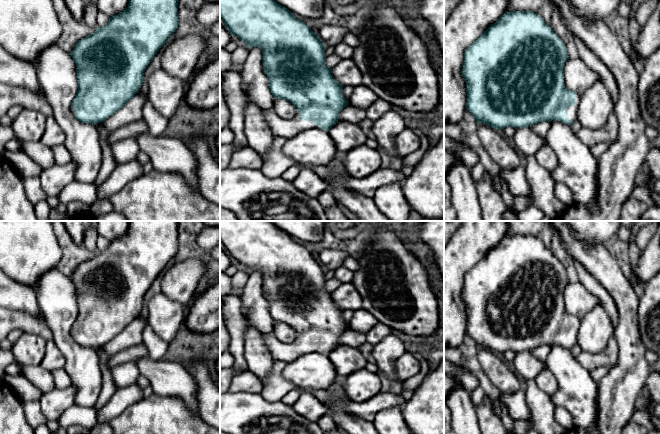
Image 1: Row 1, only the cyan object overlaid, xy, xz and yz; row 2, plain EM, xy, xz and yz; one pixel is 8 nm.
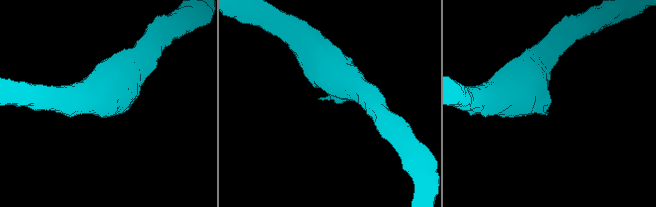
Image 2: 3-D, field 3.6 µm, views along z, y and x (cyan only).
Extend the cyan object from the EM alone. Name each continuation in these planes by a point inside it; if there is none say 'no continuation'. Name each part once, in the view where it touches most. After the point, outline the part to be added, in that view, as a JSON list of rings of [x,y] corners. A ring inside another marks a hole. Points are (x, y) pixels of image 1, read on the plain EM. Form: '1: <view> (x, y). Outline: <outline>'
1: yz (572, 335). Outline: [[[576,317],[576,327],[575,327],[575,329],[572,330],[572,331],[566,332],[566,334],[568,336],[567,341],[569,343],[572,343],[573,345],[577,344],[577,335],[578,335],[580,323],[581,323],[581,319],[579,319],[578,317]]]

